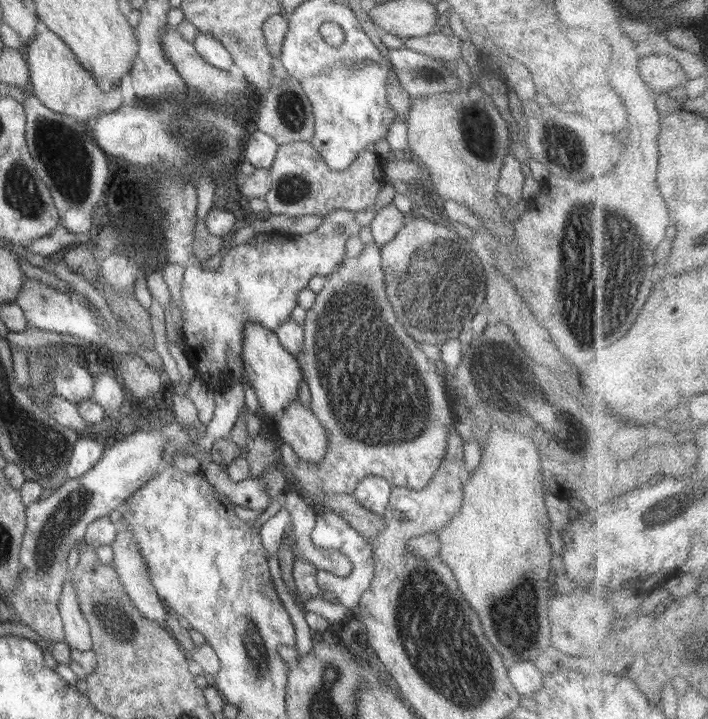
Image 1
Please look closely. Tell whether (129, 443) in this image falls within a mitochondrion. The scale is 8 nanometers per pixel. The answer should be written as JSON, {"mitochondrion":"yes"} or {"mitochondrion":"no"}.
{"mitochondrion":"no"}

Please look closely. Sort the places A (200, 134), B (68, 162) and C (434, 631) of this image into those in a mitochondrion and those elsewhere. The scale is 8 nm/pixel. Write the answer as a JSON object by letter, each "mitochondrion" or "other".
{"A":"mitochondrion","B":"mitochondrion","C":"mitochondrion"}

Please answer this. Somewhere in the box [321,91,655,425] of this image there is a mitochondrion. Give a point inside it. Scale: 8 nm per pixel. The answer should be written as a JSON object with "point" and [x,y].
{"point":[595,299]}

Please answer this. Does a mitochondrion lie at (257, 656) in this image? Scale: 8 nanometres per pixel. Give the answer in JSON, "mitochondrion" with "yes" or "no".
{"mitochondrion":"yes"}

